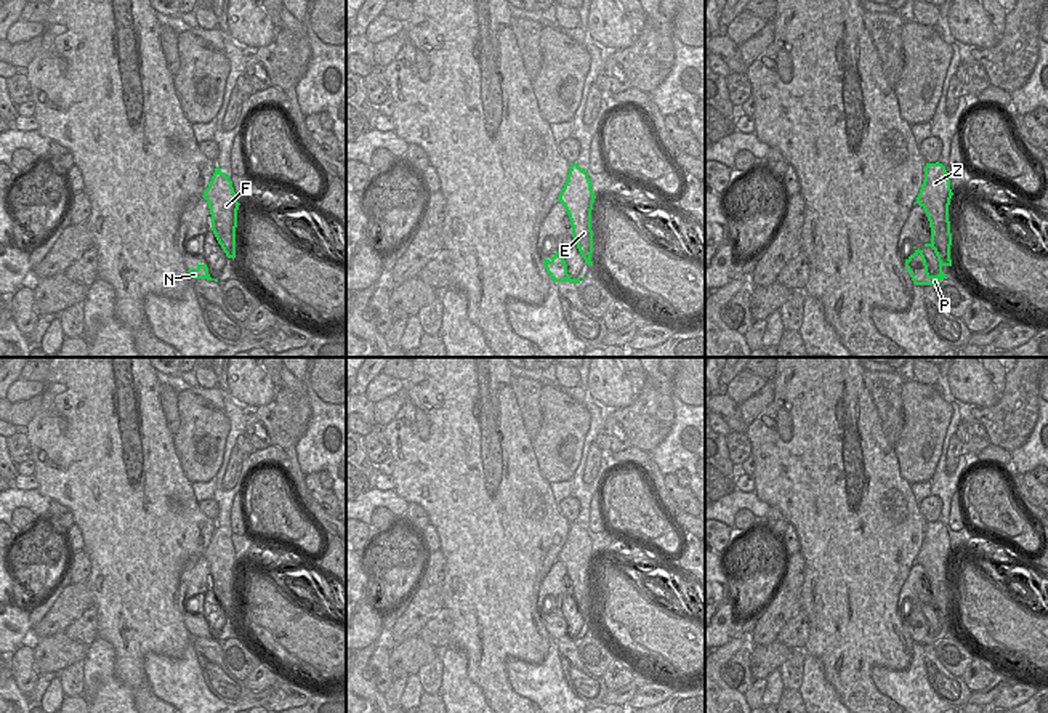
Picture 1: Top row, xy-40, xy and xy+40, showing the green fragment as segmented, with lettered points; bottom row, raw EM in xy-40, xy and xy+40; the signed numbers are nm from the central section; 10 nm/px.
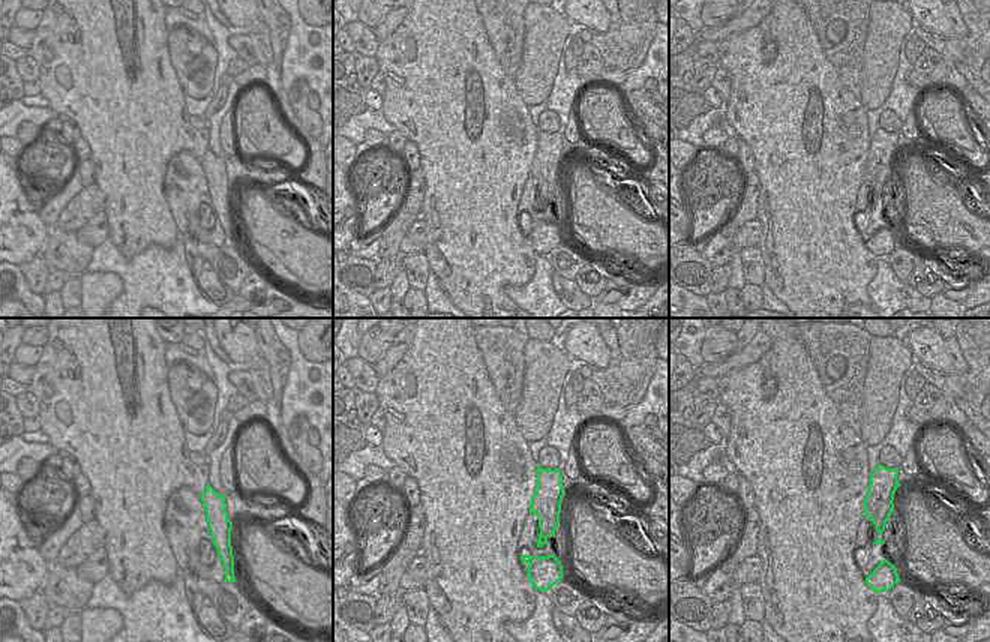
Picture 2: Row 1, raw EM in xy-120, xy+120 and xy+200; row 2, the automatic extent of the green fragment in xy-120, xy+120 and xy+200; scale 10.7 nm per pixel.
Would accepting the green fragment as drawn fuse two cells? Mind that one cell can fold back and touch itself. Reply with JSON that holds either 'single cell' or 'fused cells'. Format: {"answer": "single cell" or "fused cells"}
{"answer": "fused cells"}

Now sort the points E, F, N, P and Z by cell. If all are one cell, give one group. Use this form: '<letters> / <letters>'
E F Z / N P

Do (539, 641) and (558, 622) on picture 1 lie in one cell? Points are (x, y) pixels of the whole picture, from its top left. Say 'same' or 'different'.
different

